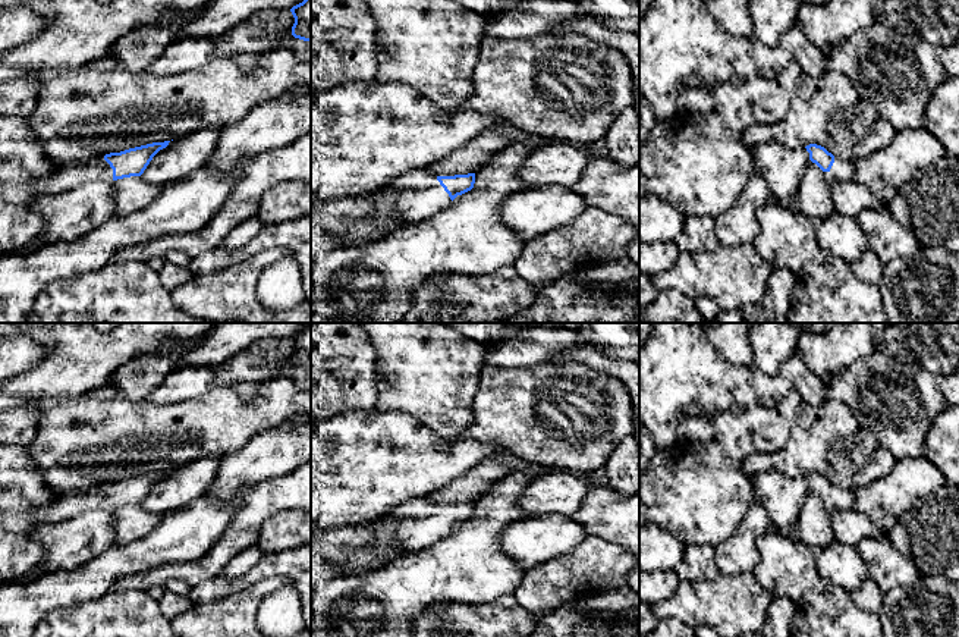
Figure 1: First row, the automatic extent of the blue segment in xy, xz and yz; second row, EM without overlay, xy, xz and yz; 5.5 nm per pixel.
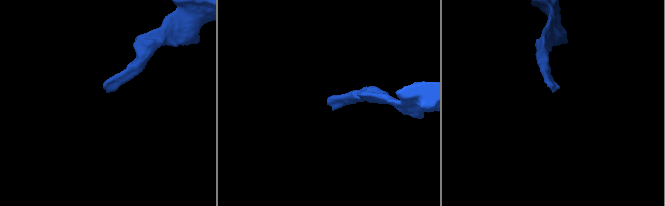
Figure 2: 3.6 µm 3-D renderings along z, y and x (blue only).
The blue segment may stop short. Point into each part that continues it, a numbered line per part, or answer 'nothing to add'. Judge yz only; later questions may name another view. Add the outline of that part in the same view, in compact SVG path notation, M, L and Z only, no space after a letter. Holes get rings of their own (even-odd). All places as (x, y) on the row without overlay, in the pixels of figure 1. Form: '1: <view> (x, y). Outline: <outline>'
1: yz (842, 499). Outline: M834 484L830 502L834 511L850 511L855 503L855 492Z

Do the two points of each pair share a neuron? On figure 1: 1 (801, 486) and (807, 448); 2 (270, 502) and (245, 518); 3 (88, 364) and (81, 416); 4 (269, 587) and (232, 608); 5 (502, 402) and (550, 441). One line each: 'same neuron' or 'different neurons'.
1: different neurons
2: same neuron
3: different neurons
4: same neuron
5: same neuron

